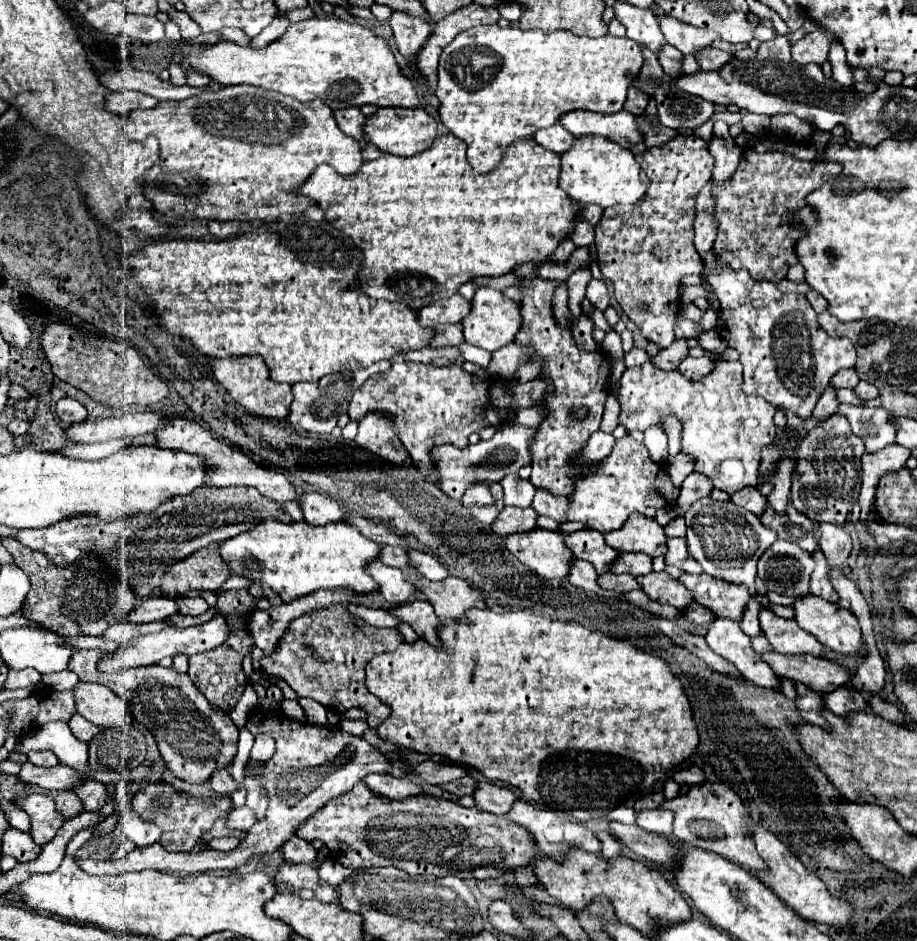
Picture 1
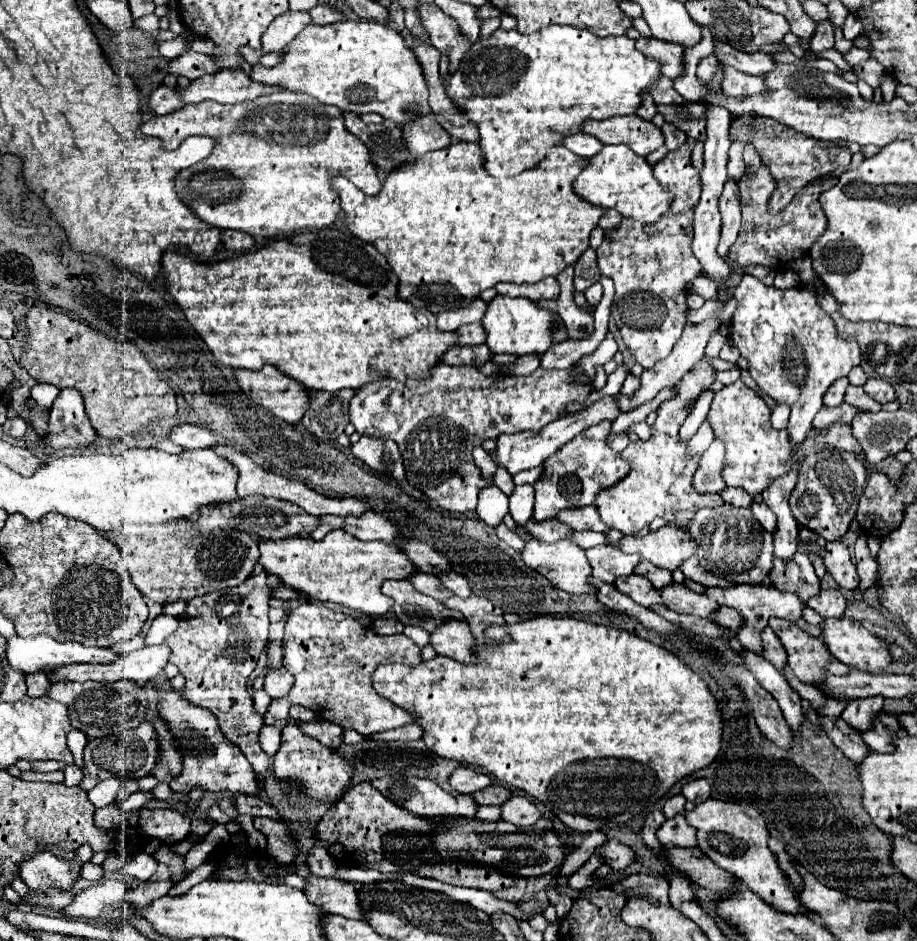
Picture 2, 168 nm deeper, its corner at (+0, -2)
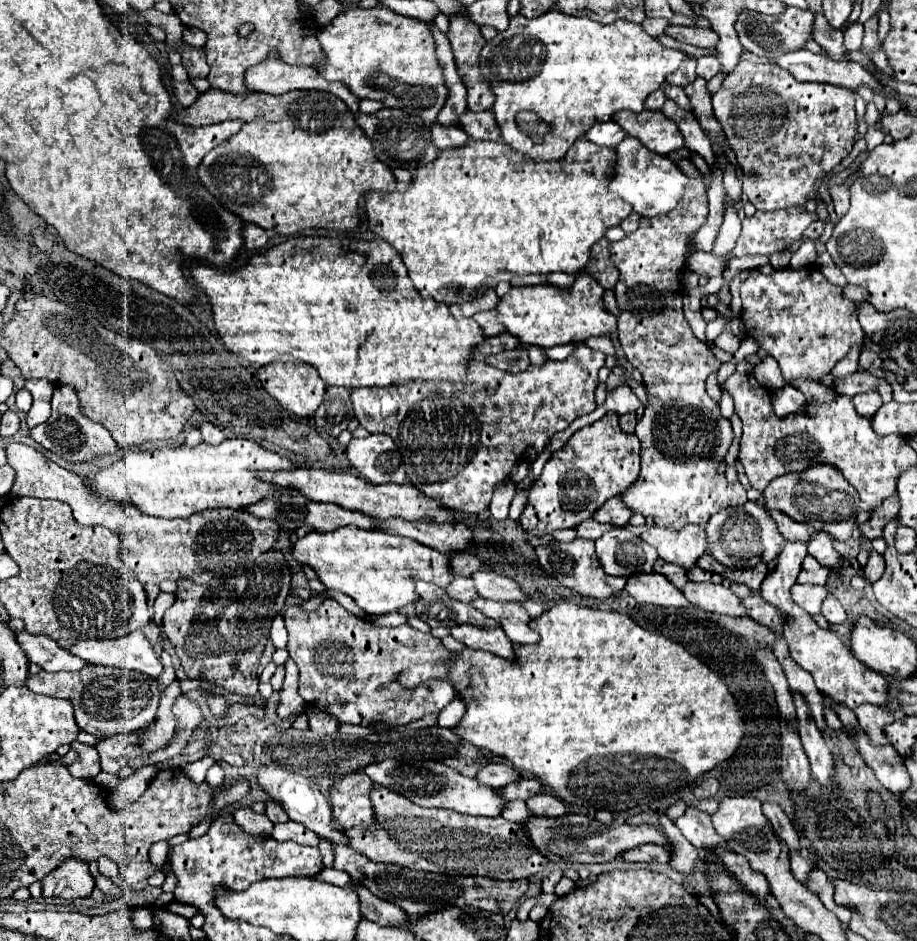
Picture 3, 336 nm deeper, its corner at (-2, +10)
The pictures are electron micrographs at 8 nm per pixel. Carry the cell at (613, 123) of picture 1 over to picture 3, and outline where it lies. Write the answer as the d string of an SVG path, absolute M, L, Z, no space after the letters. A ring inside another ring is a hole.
M643 110L639 114L635 112L617 112L615 114L615 122L629 134L629 136L635 136L637 140L641 140L643 144L647 144L647 148L651 148L653 152L659 152L659 154L671 154L679 148L685 146L685 140L677 128L677 124L673 120L669 120L663 112L651 112L651 110Z

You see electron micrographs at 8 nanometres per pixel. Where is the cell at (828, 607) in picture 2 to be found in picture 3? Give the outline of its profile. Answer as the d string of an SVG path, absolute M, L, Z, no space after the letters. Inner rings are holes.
M833 594L827 596L827 600L823 602L821 614L827 618L829 624L843 624L843 622L847 622L847 614L845 614L843 606L837 602L837 598Z

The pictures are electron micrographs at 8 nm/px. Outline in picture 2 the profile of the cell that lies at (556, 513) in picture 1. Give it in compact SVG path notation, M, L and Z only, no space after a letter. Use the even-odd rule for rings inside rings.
M593 506L585 508L573 508L573 510L561 510L557 516L559 522L567 524L571 530L595 530L595 532L607 532L605 524L597 516L597 510Z

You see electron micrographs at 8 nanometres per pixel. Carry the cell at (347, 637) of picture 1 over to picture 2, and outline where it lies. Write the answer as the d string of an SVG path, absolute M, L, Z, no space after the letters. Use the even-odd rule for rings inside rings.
M301 602L291 610L283 636L283 666L295 676L295 684L287 696L271 700L267 712L273 720L287 720L289 706L301 704L313 710L317 718L327 718L341 728L353 728L359 734L399 728L413 722L413 716L377 696L369 684L373 668L385 662L419 664L419 646L405 634L381 636L345 612L333 612L331 608L313 602Z

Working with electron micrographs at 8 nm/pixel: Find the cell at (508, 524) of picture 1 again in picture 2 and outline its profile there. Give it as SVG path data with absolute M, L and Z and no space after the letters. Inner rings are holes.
M531 518L527 524L519 526L521 530L525 530L531 538L535 540L541 540L541 542L557 542L561 538L569 538L571 536L571 528L567 528L565 524L561 524L559 520L543 520L543 522L537 522L535 518Z

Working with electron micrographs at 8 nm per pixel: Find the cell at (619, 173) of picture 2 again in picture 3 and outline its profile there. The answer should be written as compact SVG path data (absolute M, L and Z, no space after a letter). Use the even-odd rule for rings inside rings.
M627 136L623 144L617 148L617 174L611 180L611 192L619 194L625 202L633 206L641 216L657 216L663 212L671 212L683 196L683 188L687 184L687 176L681 168L667 156L661 156L647 146L643 146L637 138Z

